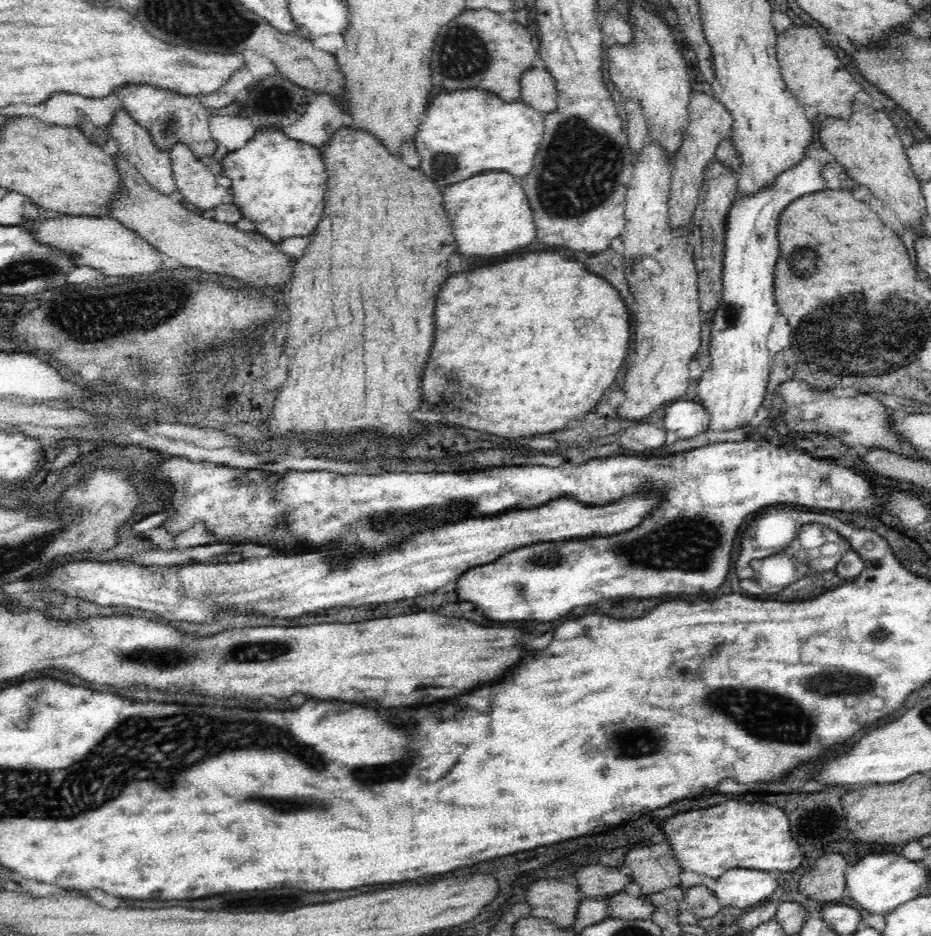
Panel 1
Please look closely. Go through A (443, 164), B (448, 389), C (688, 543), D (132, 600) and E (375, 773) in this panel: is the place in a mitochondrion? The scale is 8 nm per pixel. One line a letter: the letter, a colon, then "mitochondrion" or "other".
A: mitochondrion
B: mitochondrion
C: mitochondrion
D: other
E: mitochondrion

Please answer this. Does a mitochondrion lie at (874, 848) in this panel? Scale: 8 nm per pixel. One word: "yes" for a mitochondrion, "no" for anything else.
no

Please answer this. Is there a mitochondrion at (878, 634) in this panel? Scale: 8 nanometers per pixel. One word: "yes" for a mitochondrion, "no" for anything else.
yes

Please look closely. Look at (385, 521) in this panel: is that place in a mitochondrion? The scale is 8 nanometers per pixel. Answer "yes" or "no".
yes

